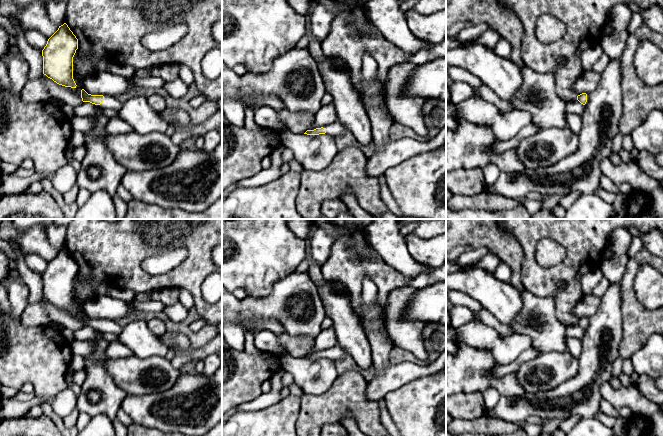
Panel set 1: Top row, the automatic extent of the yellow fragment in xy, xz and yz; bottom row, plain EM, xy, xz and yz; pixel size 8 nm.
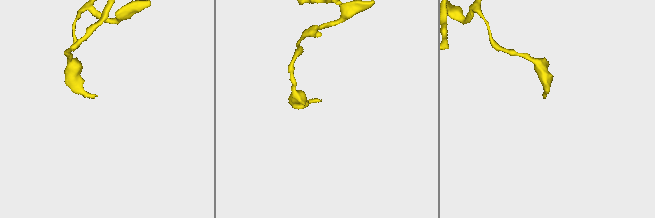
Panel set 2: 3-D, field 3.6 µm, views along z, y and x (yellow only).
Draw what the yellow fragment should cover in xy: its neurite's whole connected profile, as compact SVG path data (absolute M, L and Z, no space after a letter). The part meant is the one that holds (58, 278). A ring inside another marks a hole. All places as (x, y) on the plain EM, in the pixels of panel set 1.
M68 249L59 250L42 274L43 298L59 309L76 312L73 281L77 273L78 263Z

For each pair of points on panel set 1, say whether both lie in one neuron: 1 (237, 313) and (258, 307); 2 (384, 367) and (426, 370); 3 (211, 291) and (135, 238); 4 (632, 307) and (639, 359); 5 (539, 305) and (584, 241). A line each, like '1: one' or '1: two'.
1: one
2: one
3: two
4: two
5: two

